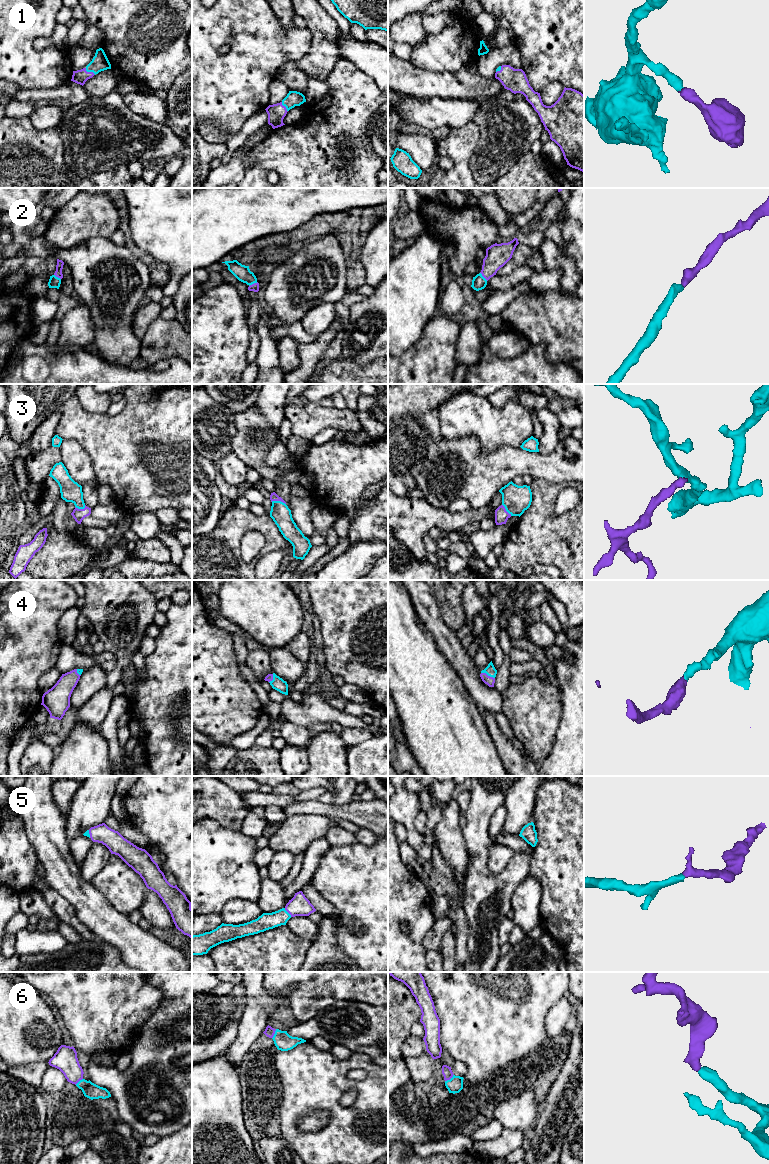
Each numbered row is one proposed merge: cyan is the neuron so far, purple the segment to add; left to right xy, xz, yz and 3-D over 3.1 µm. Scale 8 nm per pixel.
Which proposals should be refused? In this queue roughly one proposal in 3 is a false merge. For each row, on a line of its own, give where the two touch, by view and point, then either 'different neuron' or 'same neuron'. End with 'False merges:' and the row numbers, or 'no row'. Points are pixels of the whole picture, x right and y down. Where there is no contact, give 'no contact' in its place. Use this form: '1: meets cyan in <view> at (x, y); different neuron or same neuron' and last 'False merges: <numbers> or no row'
1: meets cyan in xy at (90, 71); same neuron
2: meets cyan in xz at (253, 283); same neuron
3: meets cyan in xz at (278, 501); same neuron
4: meets cyan in yz at (488, 675); same neuron
5: meets cyan in xz at (287, 912); same neuron
6: meets cyan in yz at (450, 1079); same neuron
False merges: no row

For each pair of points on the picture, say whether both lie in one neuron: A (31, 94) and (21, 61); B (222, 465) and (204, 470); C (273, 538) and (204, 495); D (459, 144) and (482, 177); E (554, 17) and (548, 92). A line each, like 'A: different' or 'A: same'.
A: different
B: different
C: different
D: different
E: different

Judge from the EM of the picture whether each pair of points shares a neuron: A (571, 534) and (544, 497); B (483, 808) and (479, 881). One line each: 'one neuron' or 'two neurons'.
A: one neuron
B: one neuron

